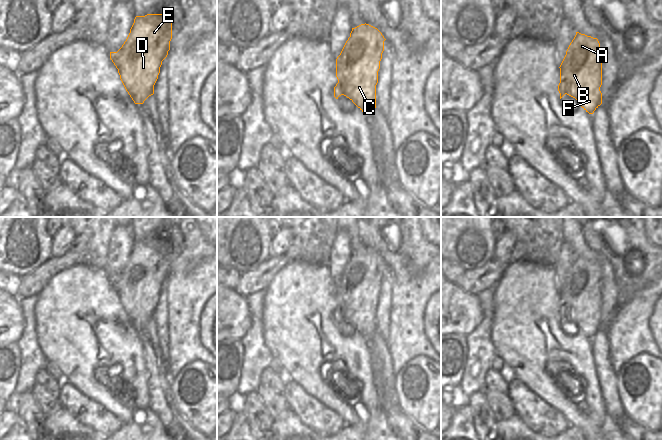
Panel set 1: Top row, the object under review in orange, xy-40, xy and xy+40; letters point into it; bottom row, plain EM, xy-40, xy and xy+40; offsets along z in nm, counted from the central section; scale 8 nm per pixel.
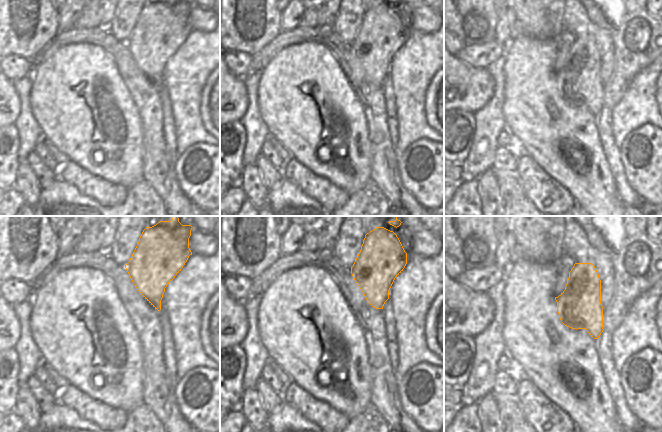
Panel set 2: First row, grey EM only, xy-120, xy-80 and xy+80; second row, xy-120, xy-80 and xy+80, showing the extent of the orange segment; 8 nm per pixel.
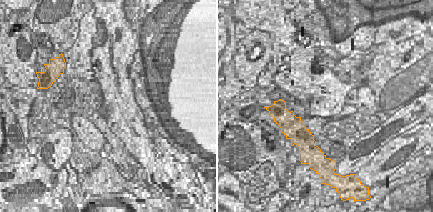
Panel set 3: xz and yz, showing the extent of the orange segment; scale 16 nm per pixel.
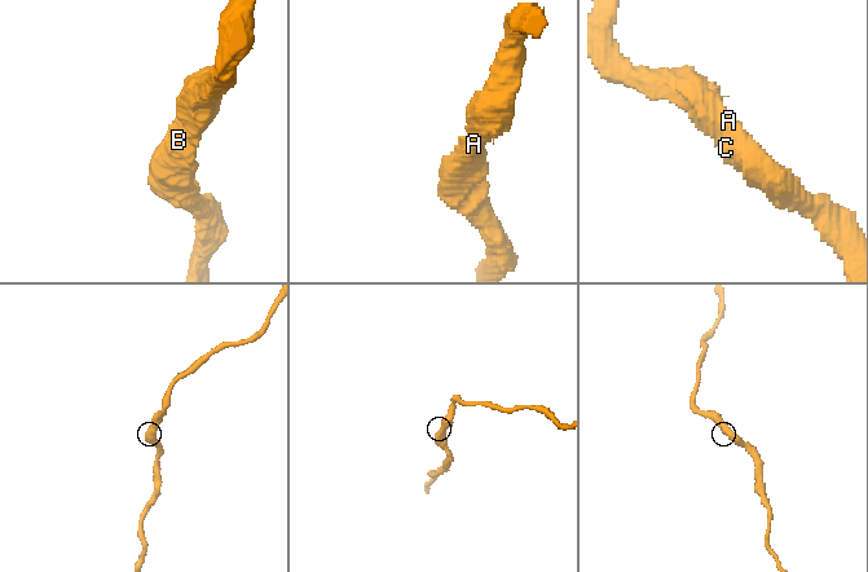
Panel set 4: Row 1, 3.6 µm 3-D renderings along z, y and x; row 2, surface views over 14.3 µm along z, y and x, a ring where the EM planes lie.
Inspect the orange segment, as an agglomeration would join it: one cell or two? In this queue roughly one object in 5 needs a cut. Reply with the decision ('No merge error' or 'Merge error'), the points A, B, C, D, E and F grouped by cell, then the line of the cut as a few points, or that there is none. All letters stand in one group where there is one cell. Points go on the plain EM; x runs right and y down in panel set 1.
No merge error. Groups: A B C D E F. No split.

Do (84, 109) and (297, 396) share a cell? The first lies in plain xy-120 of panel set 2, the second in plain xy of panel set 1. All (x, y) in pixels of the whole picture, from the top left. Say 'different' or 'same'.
different

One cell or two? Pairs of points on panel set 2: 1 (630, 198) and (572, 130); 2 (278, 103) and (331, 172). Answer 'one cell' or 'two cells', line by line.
1: two cells
2: one cell

